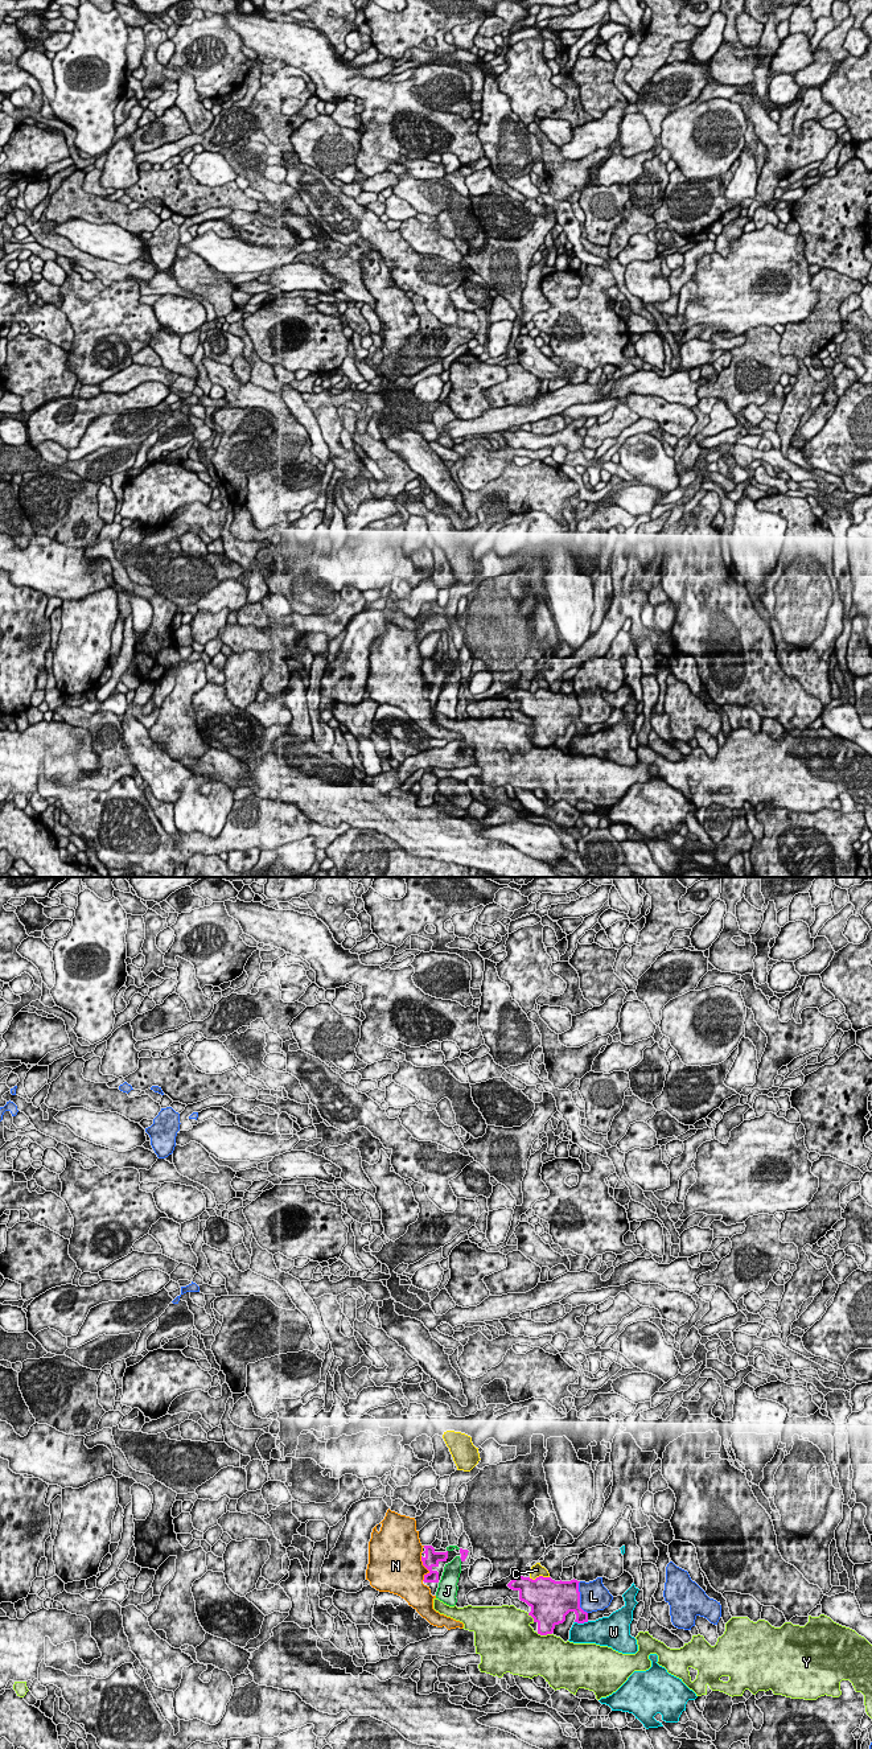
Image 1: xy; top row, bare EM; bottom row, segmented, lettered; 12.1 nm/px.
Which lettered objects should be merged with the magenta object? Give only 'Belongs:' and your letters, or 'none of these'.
Belongs: none of these

